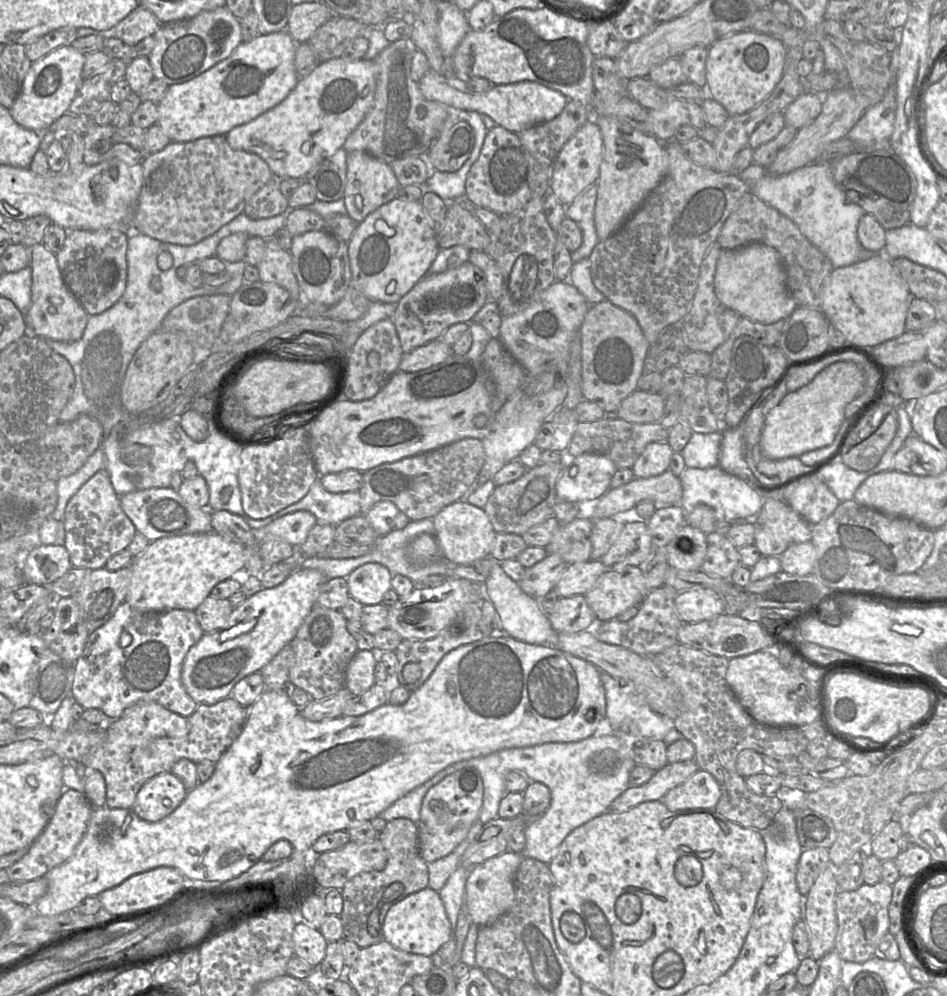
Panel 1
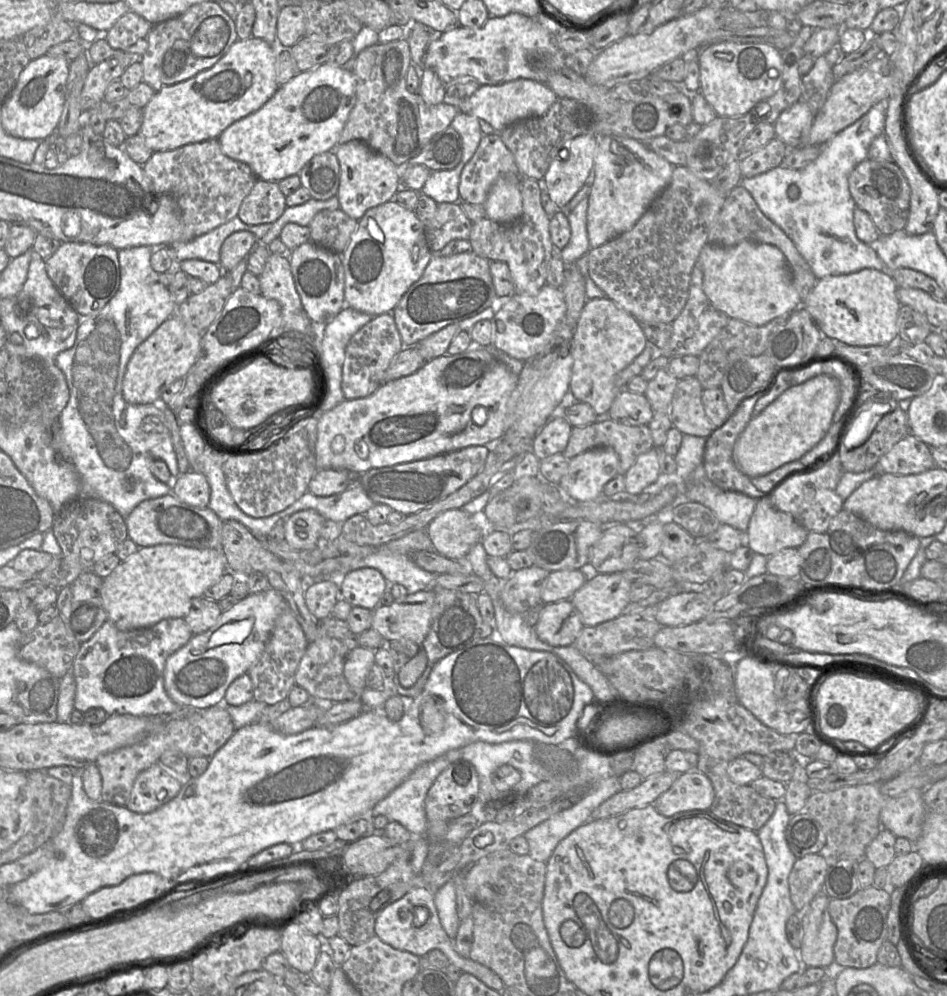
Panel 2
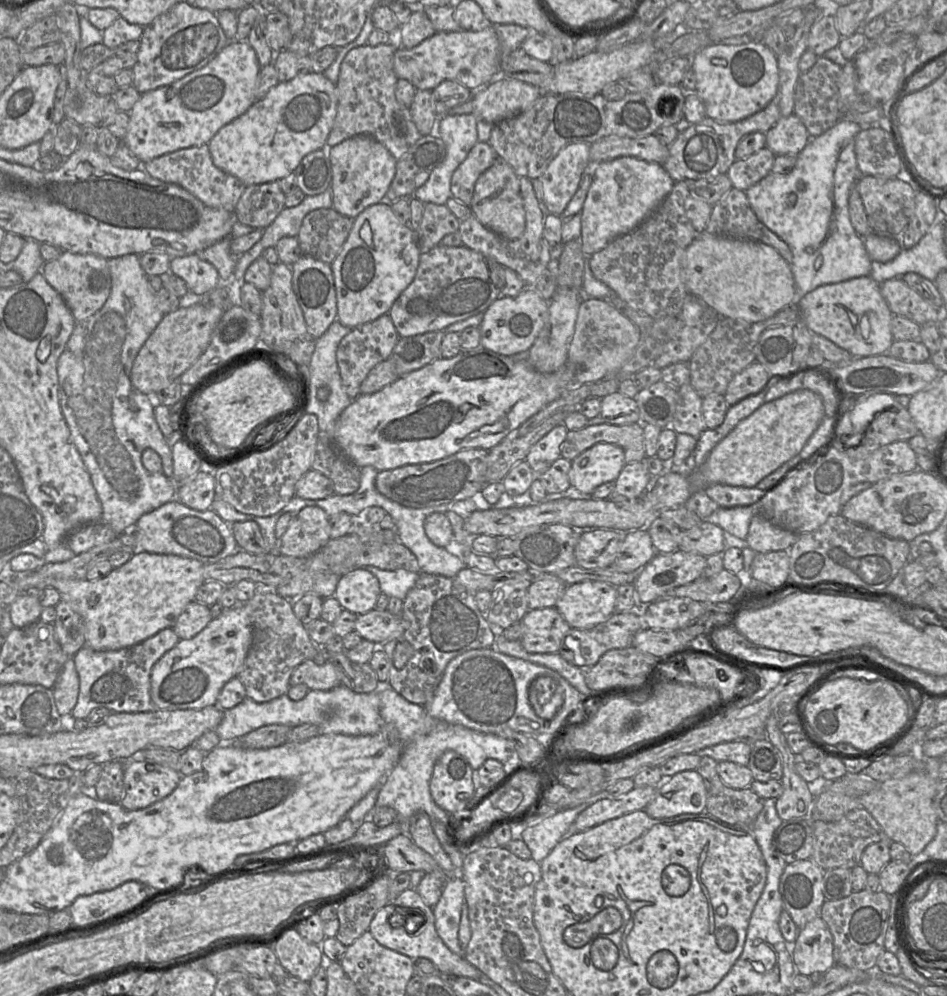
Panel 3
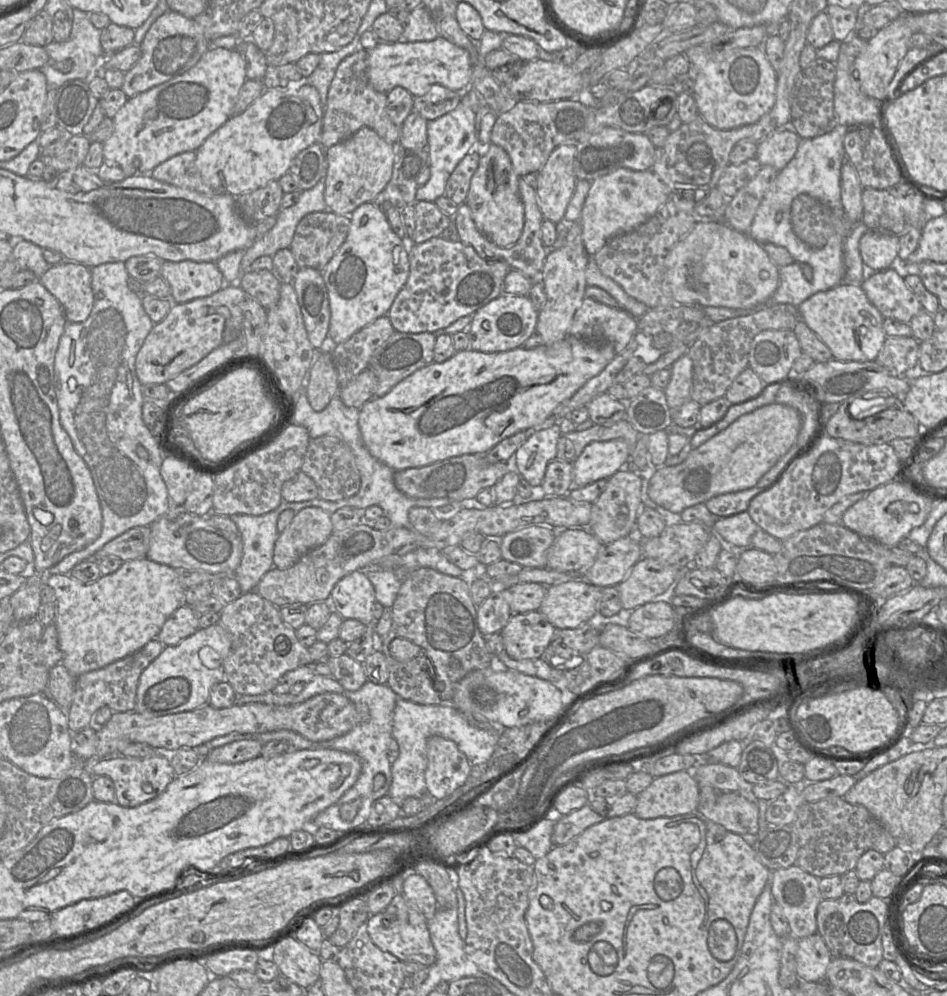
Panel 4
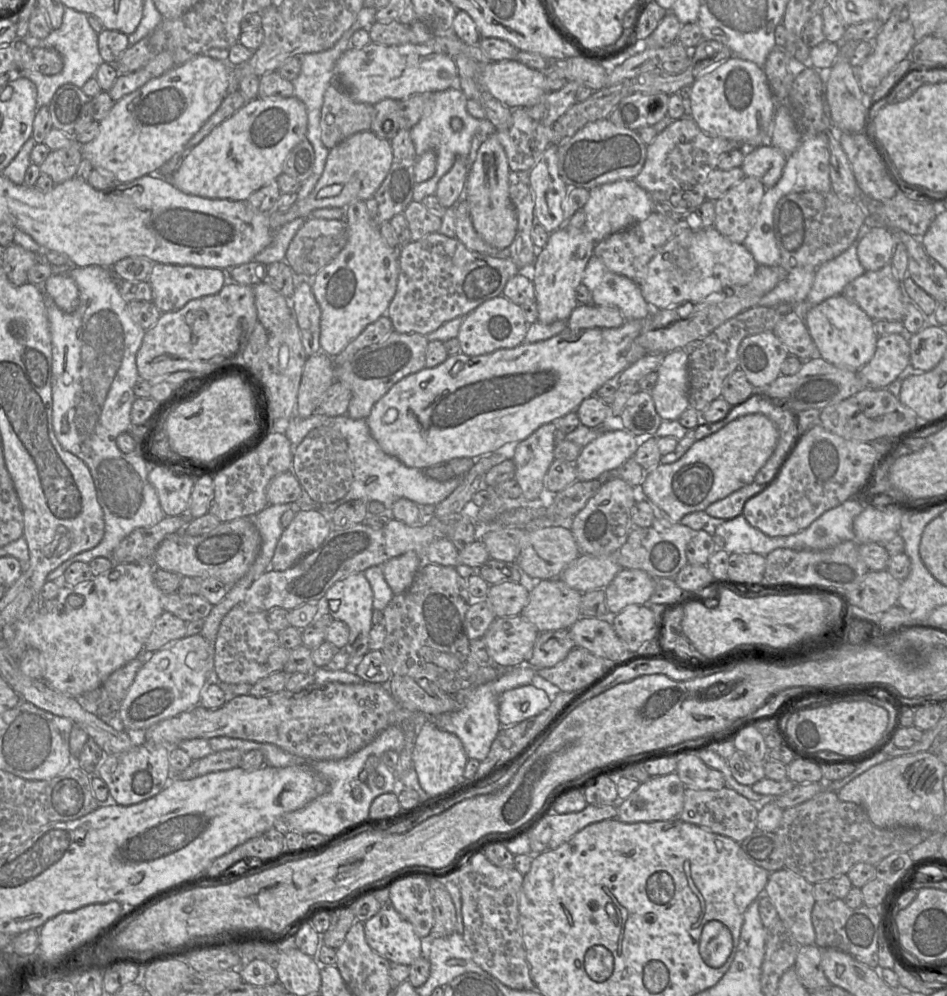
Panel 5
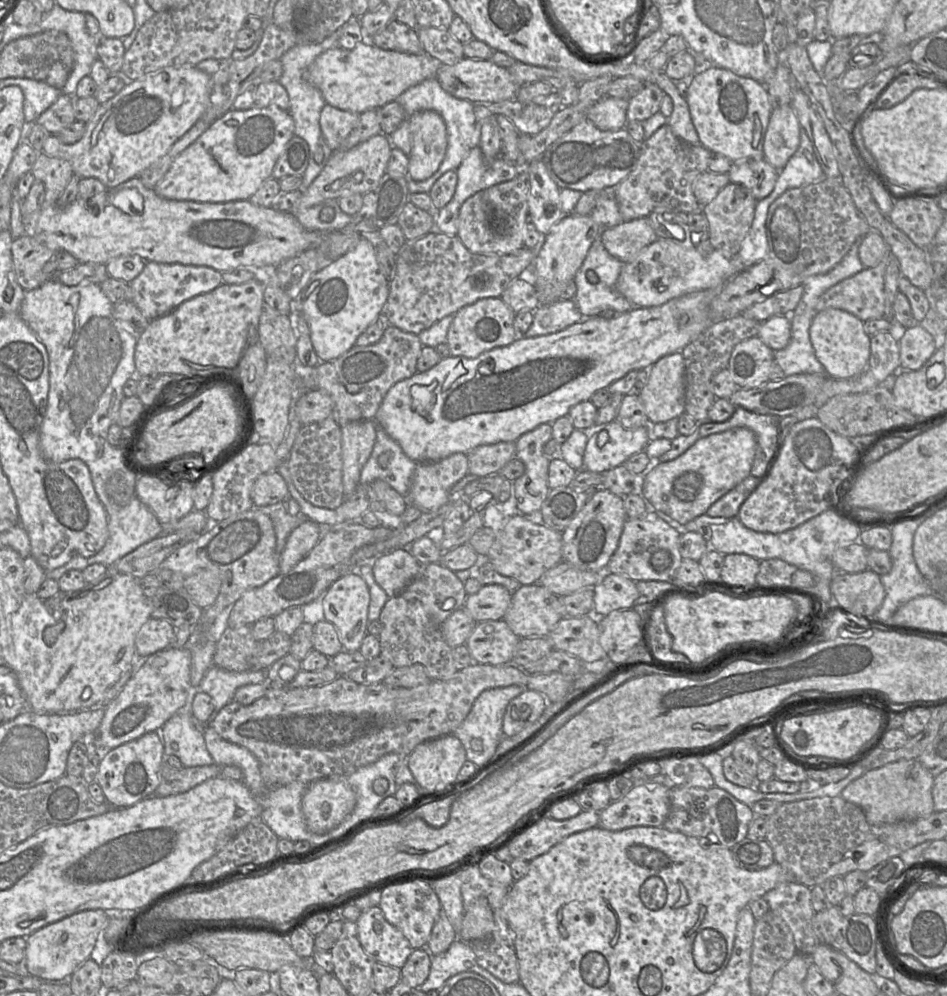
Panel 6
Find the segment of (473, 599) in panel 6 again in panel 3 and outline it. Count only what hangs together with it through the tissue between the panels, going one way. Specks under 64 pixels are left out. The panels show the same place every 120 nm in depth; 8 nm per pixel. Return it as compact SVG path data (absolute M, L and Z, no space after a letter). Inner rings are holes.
M540 574L528 587L529 609L555 607L567 586L555 574Z

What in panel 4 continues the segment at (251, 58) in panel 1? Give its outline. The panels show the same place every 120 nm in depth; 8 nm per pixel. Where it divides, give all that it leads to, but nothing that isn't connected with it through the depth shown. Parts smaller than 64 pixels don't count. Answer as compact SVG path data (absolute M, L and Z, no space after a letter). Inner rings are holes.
M210 48L187 72L172 78L171 80L155 86L145 92L135 95L134 97L128 98L125 105L115 114L112 118L114 123L114 131L109 139L103 142L103 155L104 162L110 166L119 166L127 177L141 176L144 172L151 172L155 167L169 158L189 151L196 151L203 142L218 128L220 128L226 121L231 117L231 111L234 107L235 101L239 95L241 87L244 85L246 77L246 60L244 55L236 49L225 49L225 48Z

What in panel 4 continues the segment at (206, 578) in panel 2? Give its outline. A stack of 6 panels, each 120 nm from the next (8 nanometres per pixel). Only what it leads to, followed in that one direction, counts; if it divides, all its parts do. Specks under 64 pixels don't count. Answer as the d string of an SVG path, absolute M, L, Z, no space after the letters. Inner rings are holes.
M147 557L125 561L118 570L101 576L93 583L81 583L69 574L48 574L45 577L45 585L50 586L56 595L56 616L53 624L56 627L59 648L63 654L61 664L75 678L101 669L140 650L157 637L173 612L186 604L186 589L179 582L178 571L151 561Z

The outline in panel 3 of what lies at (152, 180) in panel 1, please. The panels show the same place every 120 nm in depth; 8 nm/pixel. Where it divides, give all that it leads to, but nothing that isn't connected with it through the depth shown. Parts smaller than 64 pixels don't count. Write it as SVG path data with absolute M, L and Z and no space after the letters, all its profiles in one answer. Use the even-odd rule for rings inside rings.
M208 144L180 149L154 158L145 164L145 172L162 182L184 188L208 207L223 208L229 212L235 211L236 205L247 187L237 177L214 165Z

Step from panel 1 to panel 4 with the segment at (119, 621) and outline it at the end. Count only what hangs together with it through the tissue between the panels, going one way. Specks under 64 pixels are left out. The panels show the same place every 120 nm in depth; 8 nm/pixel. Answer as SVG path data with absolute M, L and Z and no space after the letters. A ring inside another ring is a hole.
M155 638L134 654L77 677L73 701L66 710L68 728L72 732L78 732L89 726L92 715L103 706L110 707L114 712L134 710L140 675L160 655L164 647L163 643Z

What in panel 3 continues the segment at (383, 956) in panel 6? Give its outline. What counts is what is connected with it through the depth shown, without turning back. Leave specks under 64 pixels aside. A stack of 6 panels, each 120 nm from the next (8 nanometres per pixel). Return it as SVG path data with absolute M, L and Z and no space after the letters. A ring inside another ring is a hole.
M407 888L402 891L393 901L380 908L374 915L369 931L373 937L384 947L409 956L410 958L422 957L433 962L439 972L453 974L459 977L468 977L474 980L485 975L477 967L468 962L465 957L453 953L443 942L435 928L435 916L433 907L428 906L415 888ZM396 907L404 907L412 910L412 913L405 916L403 925L391 924L390 917L395 914ZM414 913L424 916L424 922L415 927L416 917Z

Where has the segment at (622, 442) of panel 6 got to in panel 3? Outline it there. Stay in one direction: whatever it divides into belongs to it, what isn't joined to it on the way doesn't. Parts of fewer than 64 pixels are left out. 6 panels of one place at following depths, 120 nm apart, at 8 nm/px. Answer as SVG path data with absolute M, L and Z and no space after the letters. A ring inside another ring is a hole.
M597 443L571 461L571 491L591 496L598 486L615 481L624 466L624 452L620 446Z

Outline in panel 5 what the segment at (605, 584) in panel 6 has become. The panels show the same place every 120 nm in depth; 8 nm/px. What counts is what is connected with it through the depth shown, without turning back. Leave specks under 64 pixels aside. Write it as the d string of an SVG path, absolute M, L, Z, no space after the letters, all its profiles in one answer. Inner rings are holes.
M621 569L604 588L610 615L631 605L649 604L655 589L655 578L640 569Z

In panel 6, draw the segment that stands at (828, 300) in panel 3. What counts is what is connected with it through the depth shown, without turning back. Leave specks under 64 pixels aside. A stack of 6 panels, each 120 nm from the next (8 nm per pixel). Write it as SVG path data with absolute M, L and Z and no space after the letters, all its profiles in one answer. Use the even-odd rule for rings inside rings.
M837 308L822 310L814 316L809 335L815 355L828 377L848 379L860 375L867 368L871 336L866 333L864 322L855 315Z

